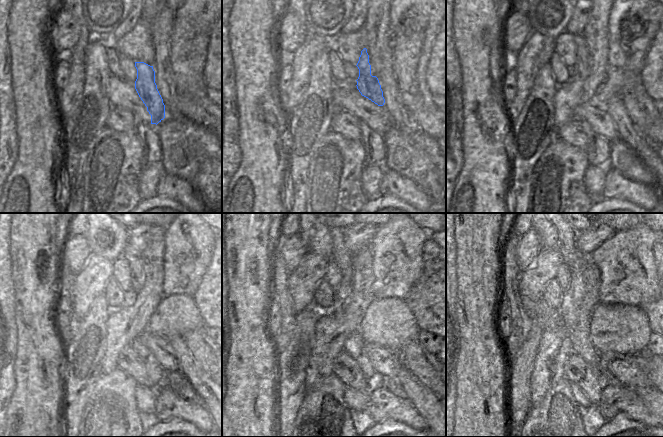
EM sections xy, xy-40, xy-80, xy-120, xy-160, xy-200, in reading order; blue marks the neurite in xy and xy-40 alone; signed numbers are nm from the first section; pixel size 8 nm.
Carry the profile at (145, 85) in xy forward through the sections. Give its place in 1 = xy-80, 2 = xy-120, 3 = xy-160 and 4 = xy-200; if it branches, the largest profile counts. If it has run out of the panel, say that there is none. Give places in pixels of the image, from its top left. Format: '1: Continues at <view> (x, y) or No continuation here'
1: Continues at xy-80 (583, 64)
2: Continues at xy-120 (137, 276)
3: Continues at xy-160 (342, 256)
4: Continues at xy-200 (566, 236).

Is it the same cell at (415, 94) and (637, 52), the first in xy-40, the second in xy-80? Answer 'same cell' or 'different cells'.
same cell

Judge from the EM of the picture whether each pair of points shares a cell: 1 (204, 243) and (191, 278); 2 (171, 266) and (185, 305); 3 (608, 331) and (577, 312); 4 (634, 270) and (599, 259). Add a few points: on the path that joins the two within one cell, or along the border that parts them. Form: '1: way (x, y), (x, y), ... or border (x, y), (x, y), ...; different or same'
1: way (202, 252), (193, 269); same
2: border (182, 293), (172, 293), (163, 296); different
3: border (599, 302), (591, 311), (589, 317), (590, 342); different
4: way (625, 264), (619, 259), (608, 259); same

